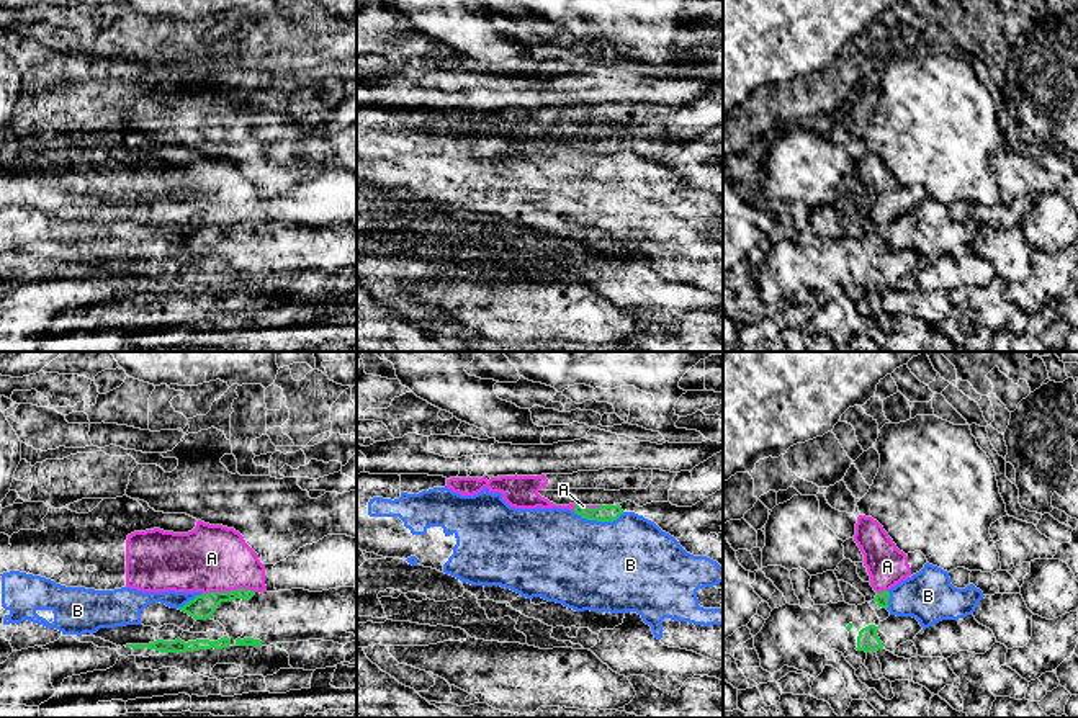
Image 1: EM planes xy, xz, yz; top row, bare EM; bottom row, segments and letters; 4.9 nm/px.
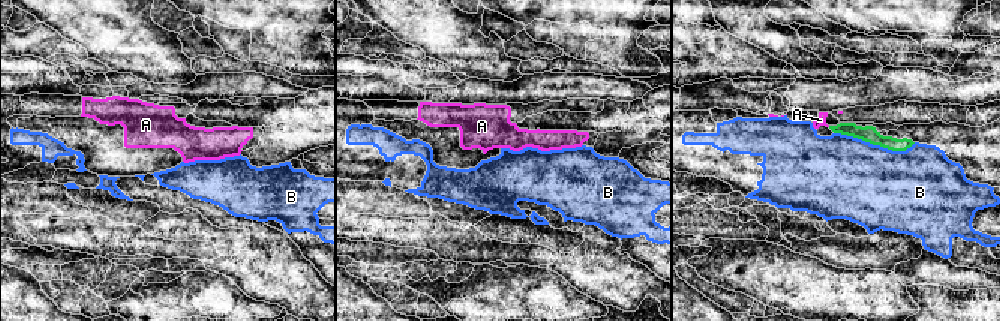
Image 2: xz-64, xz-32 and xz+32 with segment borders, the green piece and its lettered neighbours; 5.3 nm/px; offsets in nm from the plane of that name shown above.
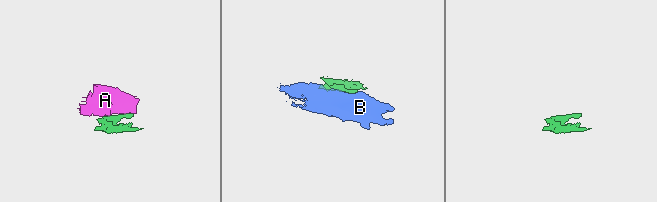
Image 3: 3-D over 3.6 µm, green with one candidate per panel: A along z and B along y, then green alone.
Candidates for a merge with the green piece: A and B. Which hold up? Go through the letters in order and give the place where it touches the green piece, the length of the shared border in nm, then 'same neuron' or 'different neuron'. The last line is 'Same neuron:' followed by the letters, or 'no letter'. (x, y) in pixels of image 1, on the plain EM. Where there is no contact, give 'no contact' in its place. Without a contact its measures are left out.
A: xy (228, 226) | 260 nm | different neuron
B: xz (599, 154) | 260 nm | different neuron
Same neuron: no letter

